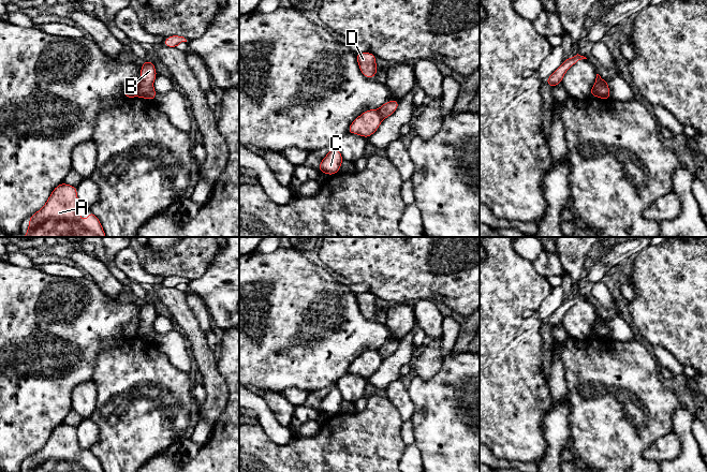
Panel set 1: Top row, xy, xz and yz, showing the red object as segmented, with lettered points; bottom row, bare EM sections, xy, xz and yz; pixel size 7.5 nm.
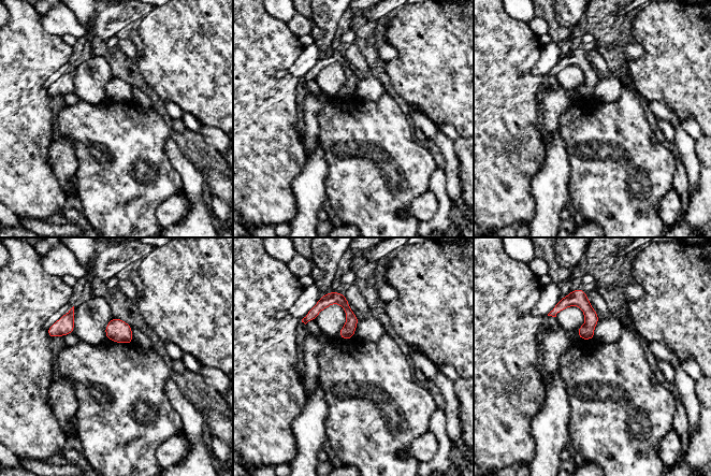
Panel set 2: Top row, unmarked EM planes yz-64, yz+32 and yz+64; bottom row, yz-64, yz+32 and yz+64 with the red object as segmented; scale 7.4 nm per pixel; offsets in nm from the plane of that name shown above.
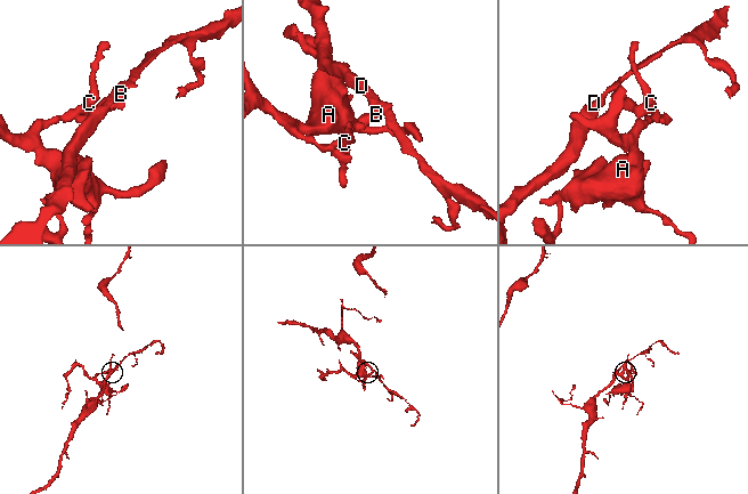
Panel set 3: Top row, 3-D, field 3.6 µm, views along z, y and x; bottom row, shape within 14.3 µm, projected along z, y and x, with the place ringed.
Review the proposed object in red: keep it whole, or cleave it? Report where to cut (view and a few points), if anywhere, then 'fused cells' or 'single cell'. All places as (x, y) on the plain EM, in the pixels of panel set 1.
xy (140, 323), (136, 336) | fused cells

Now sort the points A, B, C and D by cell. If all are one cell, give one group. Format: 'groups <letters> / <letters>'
groups A C / B D

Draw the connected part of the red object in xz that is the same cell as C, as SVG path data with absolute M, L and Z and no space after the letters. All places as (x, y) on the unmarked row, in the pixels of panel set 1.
M334 387L327 394L327 396L322 399L318 411L327 414L329 416L337 414L340 410L342 402L343 398L341 396L341 393L337 387Z

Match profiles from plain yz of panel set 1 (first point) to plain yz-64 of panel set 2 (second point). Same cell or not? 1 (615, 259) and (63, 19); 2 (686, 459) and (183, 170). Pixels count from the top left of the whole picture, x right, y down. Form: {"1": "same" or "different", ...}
{"1": "same", "2": "same"}

